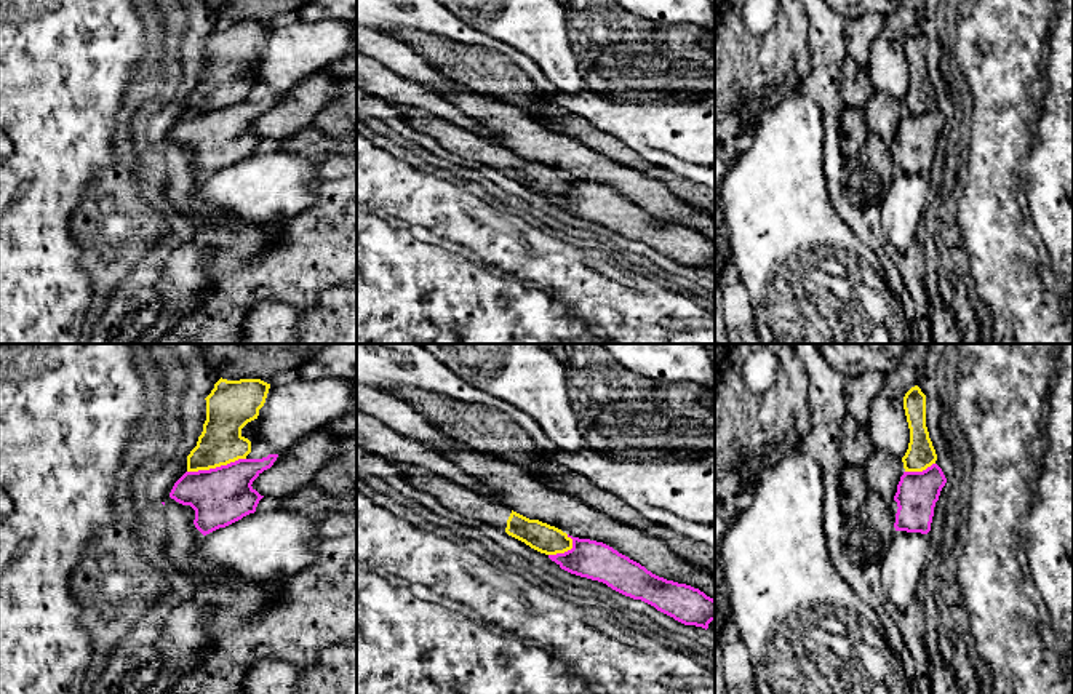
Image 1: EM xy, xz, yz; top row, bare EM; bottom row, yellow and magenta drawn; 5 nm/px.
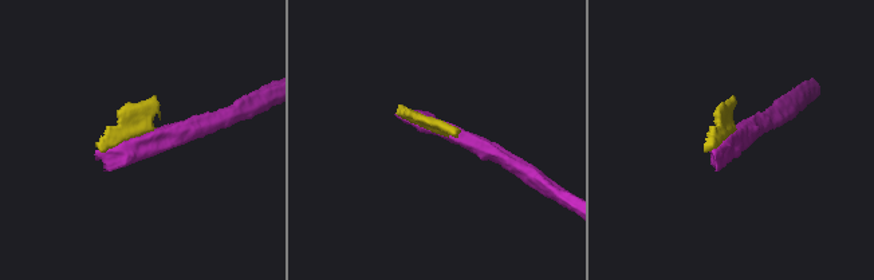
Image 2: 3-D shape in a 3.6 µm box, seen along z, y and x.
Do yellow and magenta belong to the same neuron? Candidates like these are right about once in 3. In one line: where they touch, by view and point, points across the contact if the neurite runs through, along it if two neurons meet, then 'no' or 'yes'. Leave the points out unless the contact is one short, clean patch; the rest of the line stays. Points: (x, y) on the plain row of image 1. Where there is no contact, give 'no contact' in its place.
meets yellow in xy at (216, 107); no

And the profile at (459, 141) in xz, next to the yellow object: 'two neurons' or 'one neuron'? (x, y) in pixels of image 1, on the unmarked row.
one neuron

